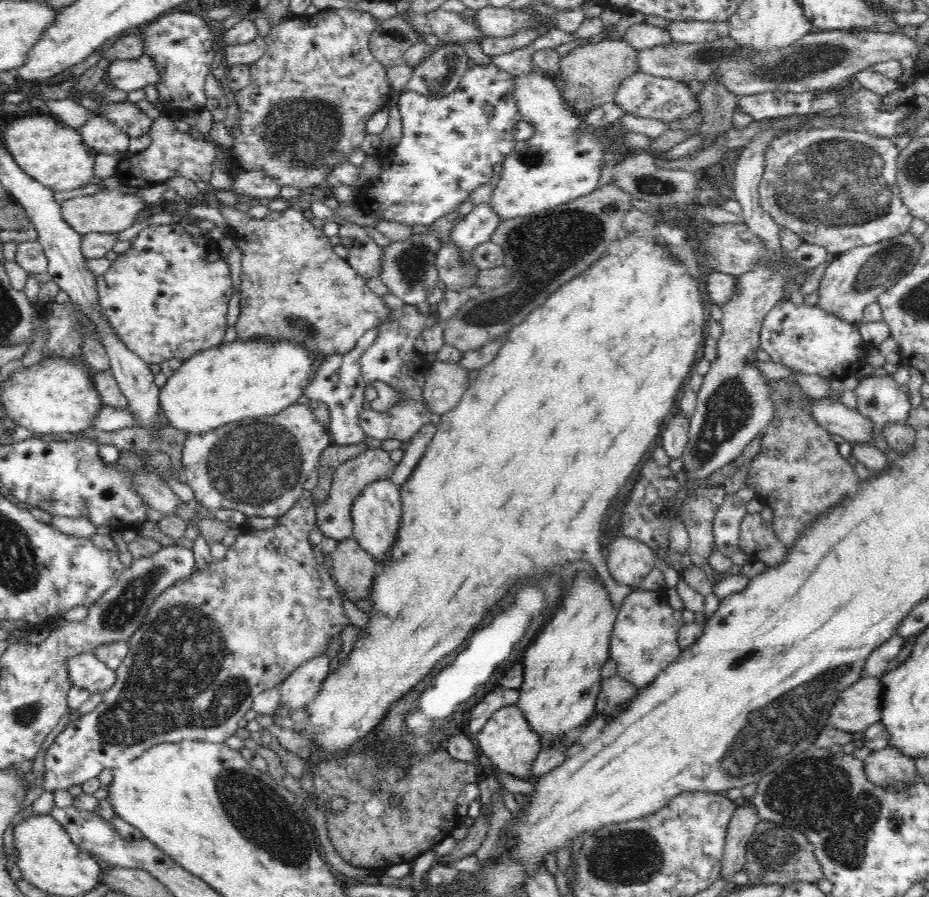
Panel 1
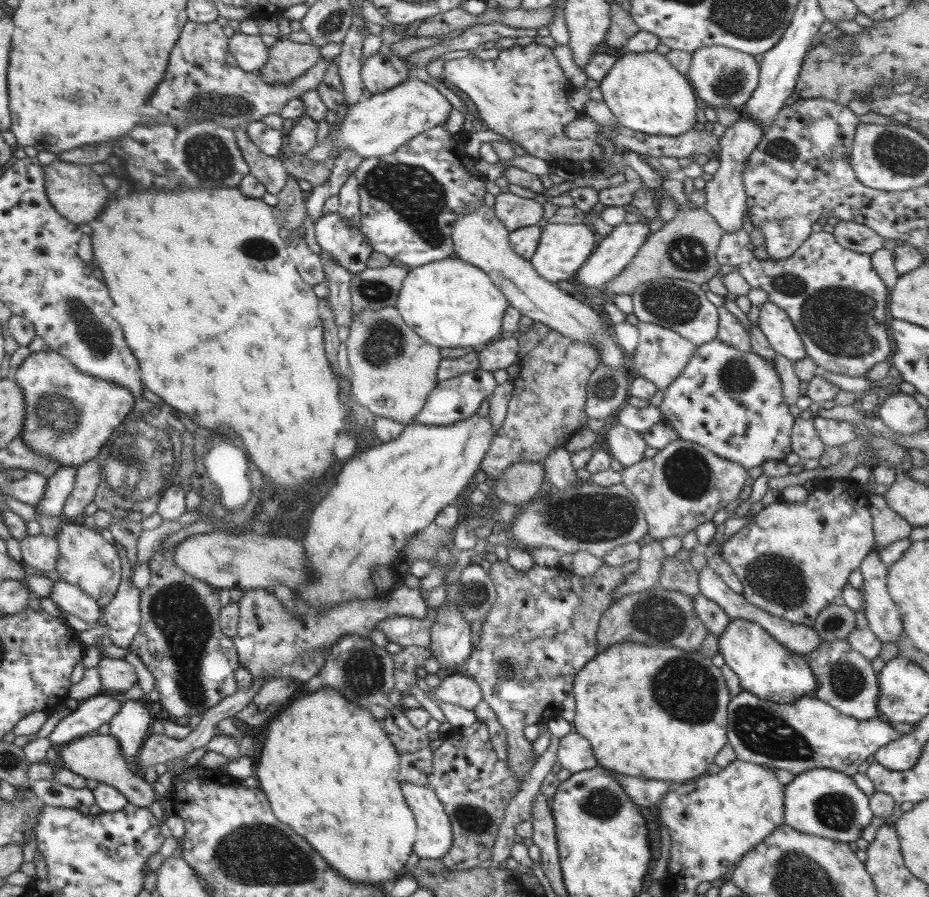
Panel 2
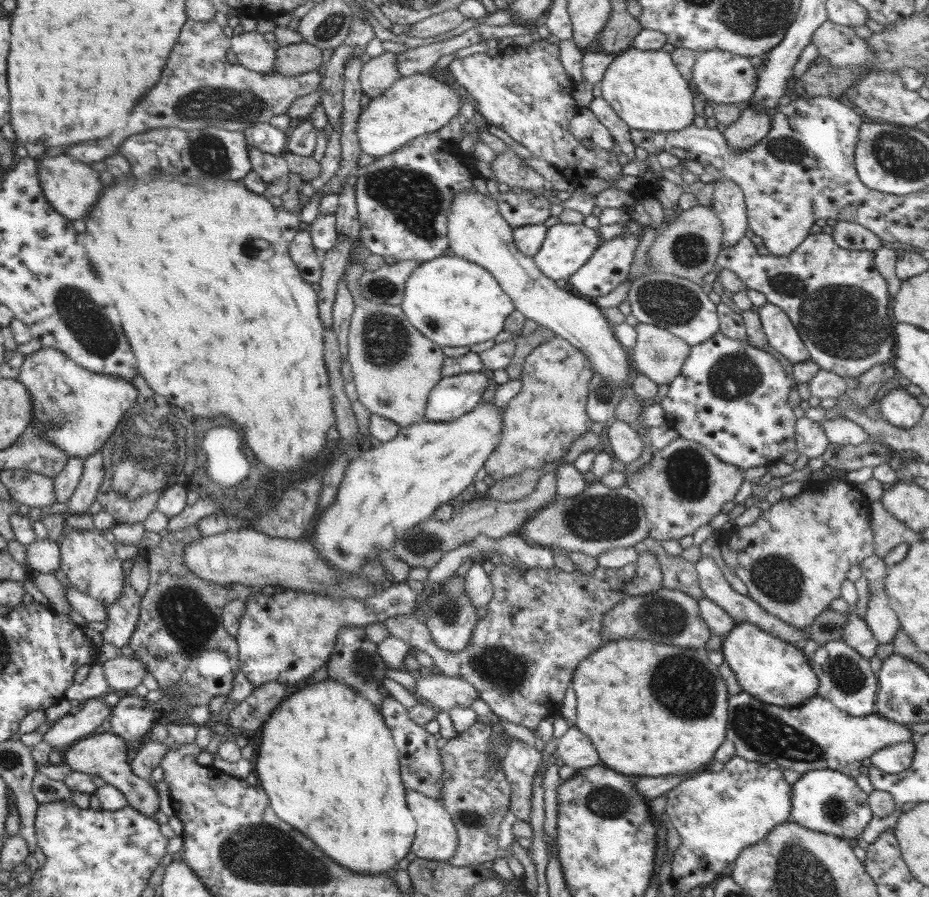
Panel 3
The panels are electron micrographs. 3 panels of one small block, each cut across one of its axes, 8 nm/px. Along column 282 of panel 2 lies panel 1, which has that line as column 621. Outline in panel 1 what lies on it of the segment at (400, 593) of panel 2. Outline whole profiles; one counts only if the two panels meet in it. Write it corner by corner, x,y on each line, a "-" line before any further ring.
666,588
657,590
632,591
622,602
620,611
614,622
614,630
610,638
610,659
617,664
617,674
629,681
635,688
641,689
650,684
662,670
673,663
680,656
678,632
684,626
683,612
674,610
669,604

